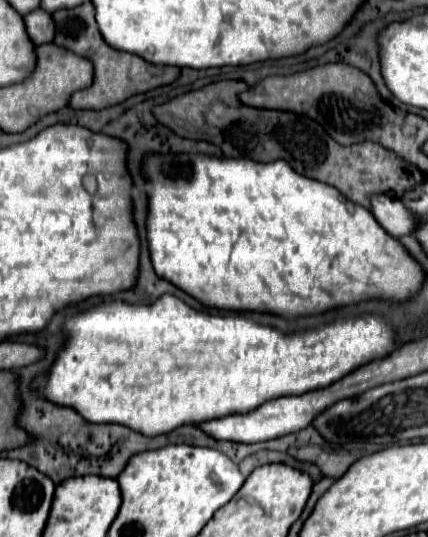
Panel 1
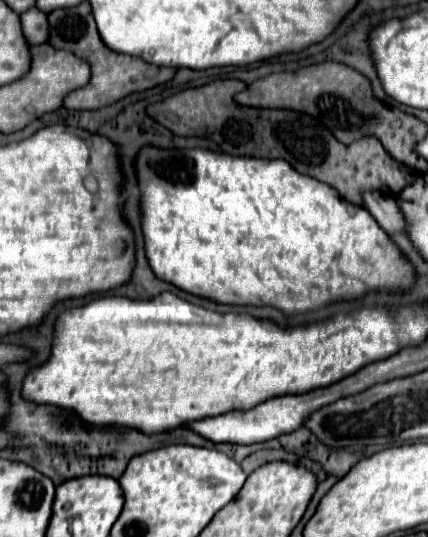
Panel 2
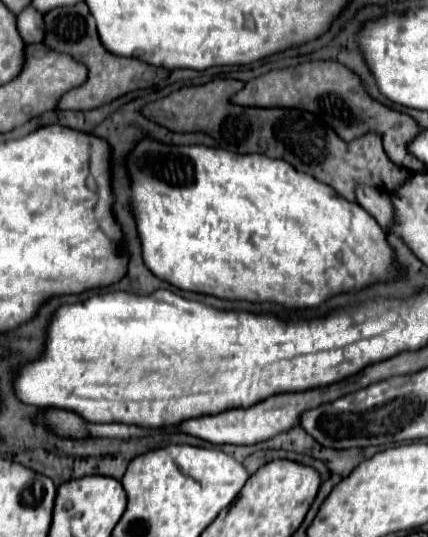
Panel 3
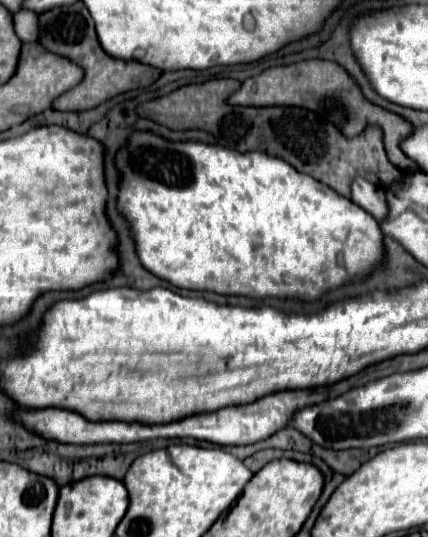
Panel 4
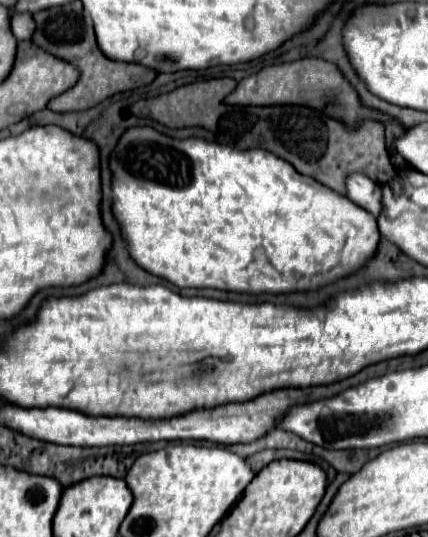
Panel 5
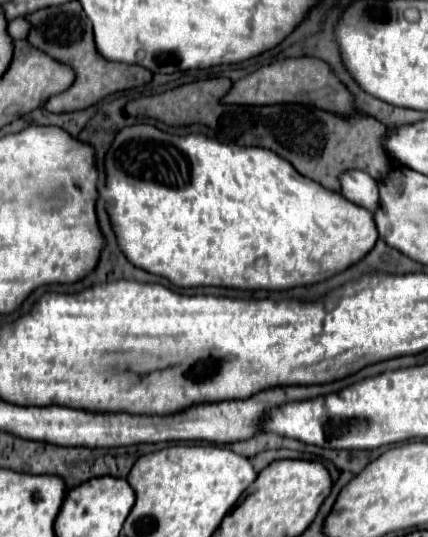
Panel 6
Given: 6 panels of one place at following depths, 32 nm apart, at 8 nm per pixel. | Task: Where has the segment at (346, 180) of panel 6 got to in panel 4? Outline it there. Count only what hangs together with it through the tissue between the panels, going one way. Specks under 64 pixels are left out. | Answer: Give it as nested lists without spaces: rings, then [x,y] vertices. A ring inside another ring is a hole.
[[[356,178],[352,182],[352,200],[370,212],[378,222],[388,214],[388,204],[384,204],[384,188],[374,186],[364,178]]]

